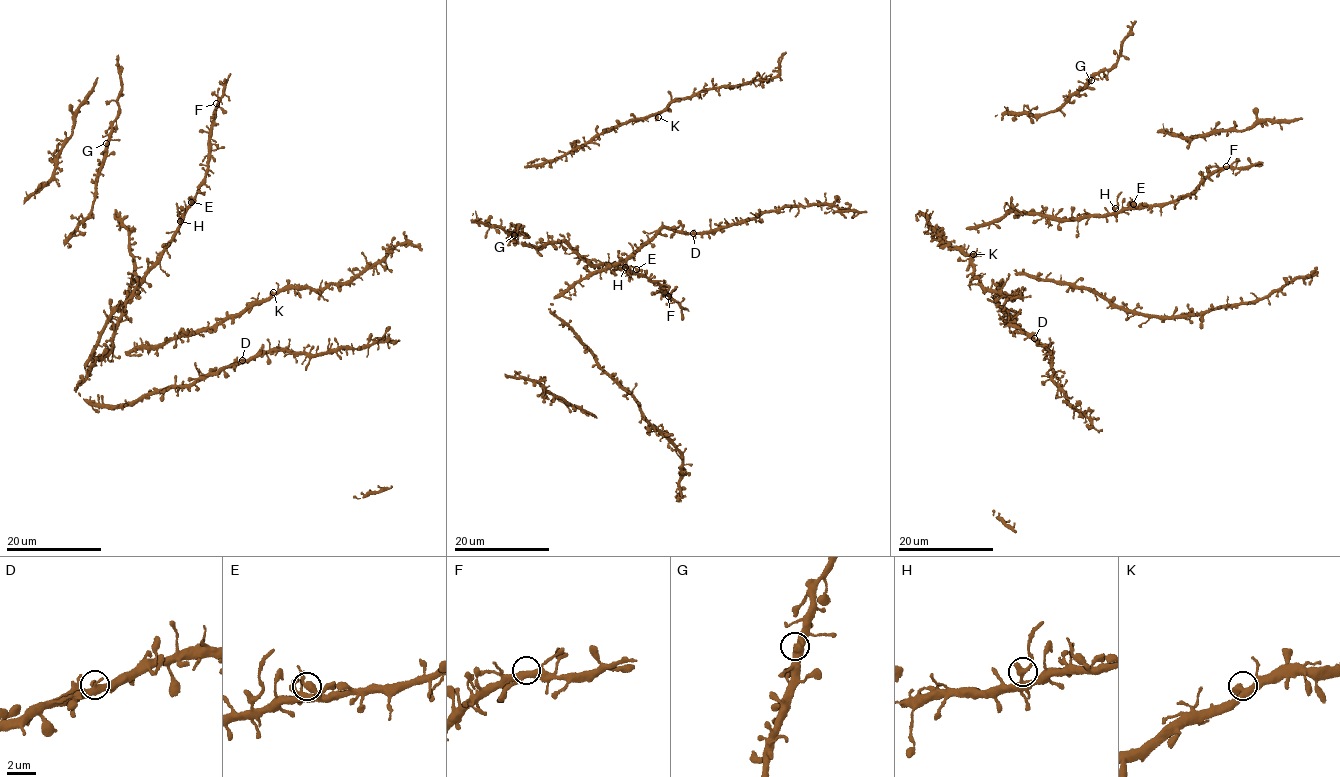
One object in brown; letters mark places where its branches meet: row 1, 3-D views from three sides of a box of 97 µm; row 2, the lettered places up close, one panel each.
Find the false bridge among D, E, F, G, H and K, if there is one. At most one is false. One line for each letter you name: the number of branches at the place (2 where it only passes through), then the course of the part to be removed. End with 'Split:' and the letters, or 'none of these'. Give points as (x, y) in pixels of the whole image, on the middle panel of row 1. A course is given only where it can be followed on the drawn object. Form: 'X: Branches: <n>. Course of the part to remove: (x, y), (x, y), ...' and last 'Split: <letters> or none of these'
H: Branches: 2
Split: H

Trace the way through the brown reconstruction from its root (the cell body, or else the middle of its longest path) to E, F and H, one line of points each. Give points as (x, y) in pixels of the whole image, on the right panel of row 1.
E: (979, 232), (978, 228), (1009, 212), (1078, 221), (1092, 216), (1113, 215), (1135, 206), (1133, 204)
F: (979, 232), (978, 228), (1009, 212), (1078, 221), (1160, 206), (1184, 196), (1201, 179), (1226, 166)
H: (979, 232), (978, 228), (1009, 212), (1078, 221), (1092, 216), (1100, 218), (1114, 209)

